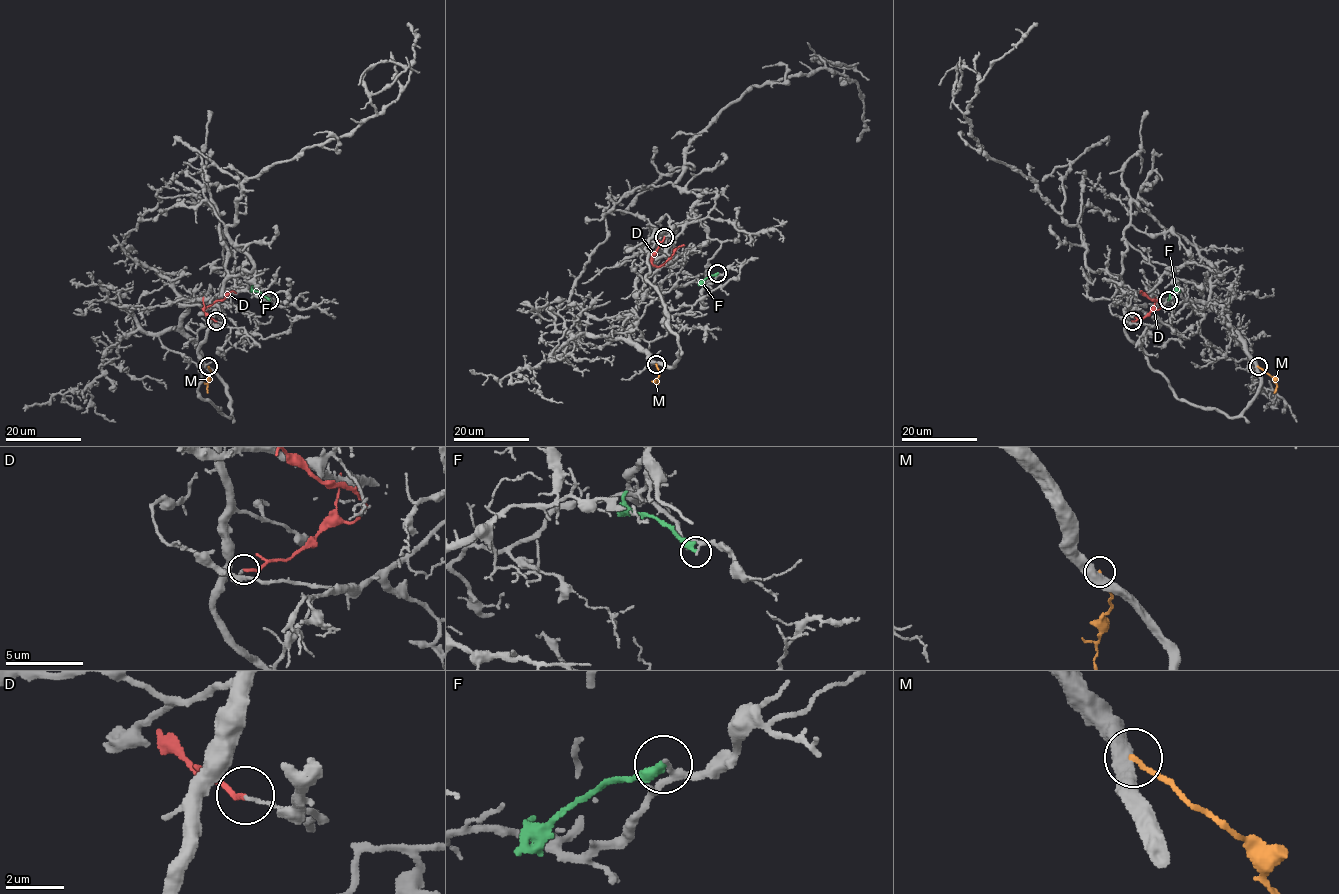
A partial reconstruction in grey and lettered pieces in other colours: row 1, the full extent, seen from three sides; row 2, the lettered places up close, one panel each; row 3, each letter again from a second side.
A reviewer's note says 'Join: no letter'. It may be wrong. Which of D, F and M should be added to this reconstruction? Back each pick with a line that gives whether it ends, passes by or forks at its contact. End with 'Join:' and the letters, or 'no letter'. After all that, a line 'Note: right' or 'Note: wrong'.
Join: no letter
Note: right

